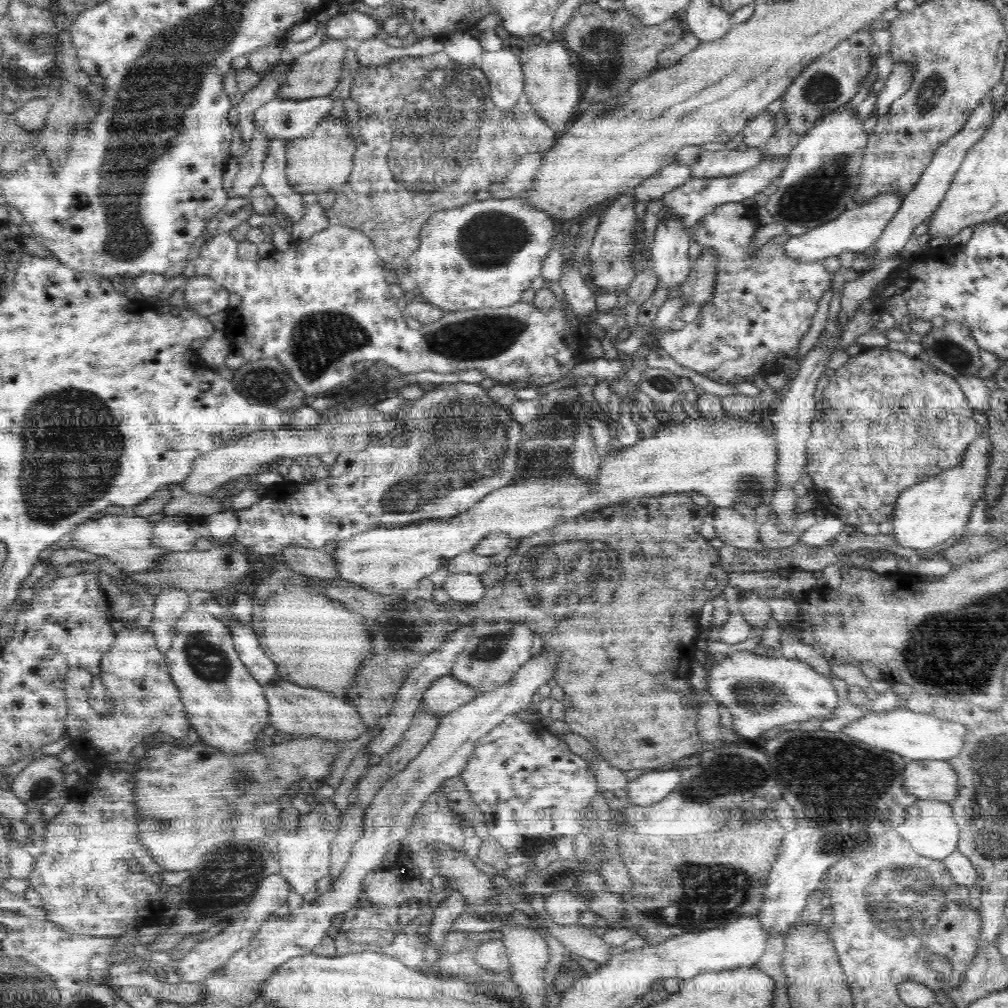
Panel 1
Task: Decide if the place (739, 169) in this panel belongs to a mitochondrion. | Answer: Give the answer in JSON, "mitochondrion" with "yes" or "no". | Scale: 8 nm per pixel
{"mitochondrion":"no"}

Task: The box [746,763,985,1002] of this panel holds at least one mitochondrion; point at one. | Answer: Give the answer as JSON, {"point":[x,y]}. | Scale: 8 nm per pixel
{"point":[906,901]}

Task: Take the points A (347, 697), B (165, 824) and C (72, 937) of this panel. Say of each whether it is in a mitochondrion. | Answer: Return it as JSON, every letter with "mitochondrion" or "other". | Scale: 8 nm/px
{"A":"other","B":"mitochondrion","C":"other"}

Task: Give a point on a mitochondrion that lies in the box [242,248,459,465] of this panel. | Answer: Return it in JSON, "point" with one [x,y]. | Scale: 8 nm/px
{"point":[319,342]}

